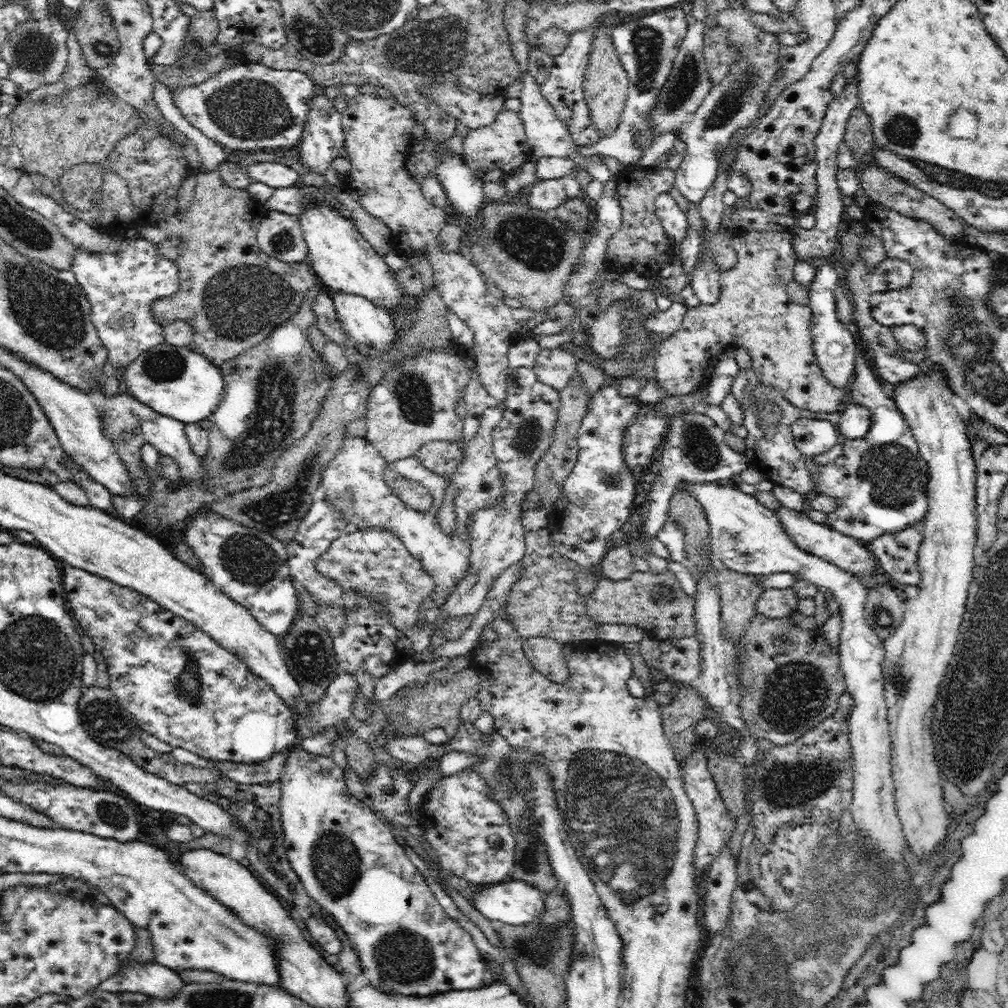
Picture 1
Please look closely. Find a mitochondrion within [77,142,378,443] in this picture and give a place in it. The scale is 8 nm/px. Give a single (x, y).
(238, 301)

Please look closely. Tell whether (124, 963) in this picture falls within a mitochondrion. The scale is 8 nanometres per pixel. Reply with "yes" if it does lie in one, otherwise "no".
no

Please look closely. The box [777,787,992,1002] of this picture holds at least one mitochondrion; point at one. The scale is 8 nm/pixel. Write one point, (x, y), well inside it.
(806, 889)

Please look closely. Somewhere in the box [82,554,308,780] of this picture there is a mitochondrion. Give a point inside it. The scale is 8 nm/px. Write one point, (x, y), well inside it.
(188, 684)

